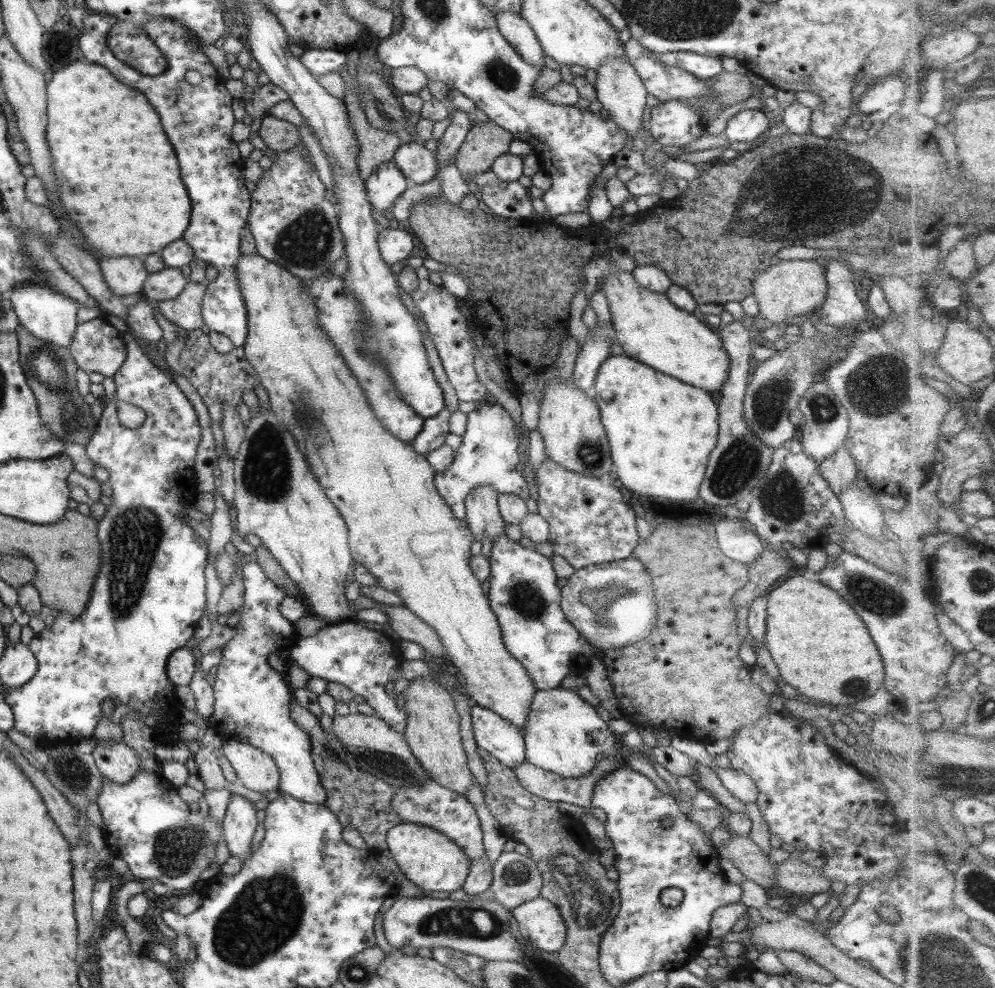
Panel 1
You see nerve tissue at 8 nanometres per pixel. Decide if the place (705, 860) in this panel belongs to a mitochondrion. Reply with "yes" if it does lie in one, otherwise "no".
no

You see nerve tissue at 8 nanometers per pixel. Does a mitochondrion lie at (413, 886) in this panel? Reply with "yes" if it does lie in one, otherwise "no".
no

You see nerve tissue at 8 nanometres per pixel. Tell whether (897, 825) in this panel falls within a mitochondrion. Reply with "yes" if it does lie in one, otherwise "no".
no

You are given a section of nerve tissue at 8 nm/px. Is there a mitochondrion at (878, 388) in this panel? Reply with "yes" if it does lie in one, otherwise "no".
yes

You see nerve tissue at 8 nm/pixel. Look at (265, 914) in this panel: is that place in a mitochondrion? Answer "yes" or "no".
yes

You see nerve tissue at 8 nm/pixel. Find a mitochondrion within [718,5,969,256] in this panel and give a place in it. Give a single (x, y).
(765, 197)

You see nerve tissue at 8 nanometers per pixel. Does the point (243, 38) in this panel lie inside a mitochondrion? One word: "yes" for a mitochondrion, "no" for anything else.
no

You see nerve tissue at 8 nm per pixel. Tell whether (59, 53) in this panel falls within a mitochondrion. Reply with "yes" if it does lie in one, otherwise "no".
no

